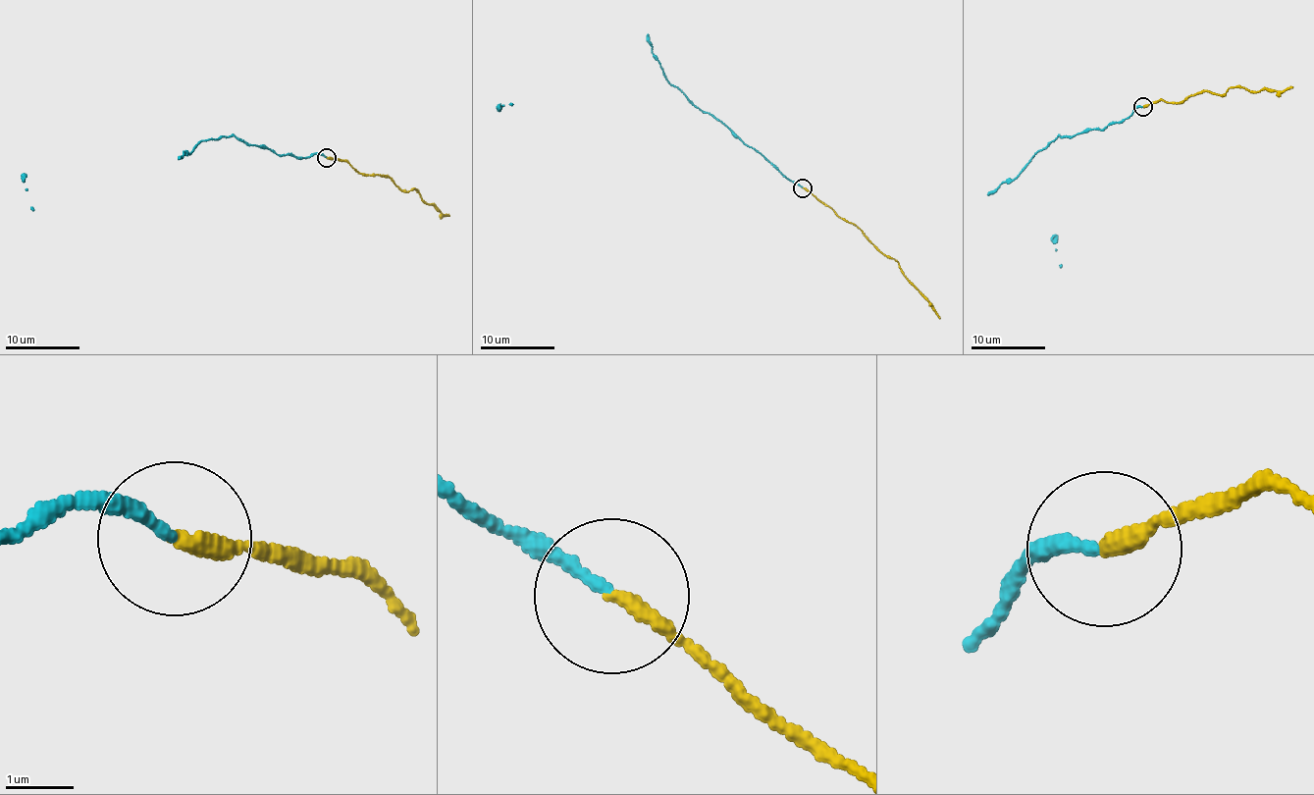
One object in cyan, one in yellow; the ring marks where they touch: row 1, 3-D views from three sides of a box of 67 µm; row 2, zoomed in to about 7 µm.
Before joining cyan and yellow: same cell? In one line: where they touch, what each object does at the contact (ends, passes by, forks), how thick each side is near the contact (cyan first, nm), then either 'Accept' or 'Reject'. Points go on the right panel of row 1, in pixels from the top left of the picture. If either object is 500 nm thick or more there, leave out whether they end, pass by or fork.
Place: (1143, 107). At the ring cyan ends. At the ring yellow ends. Thickness 170 nm (cyan) against 240 nm. Reject

